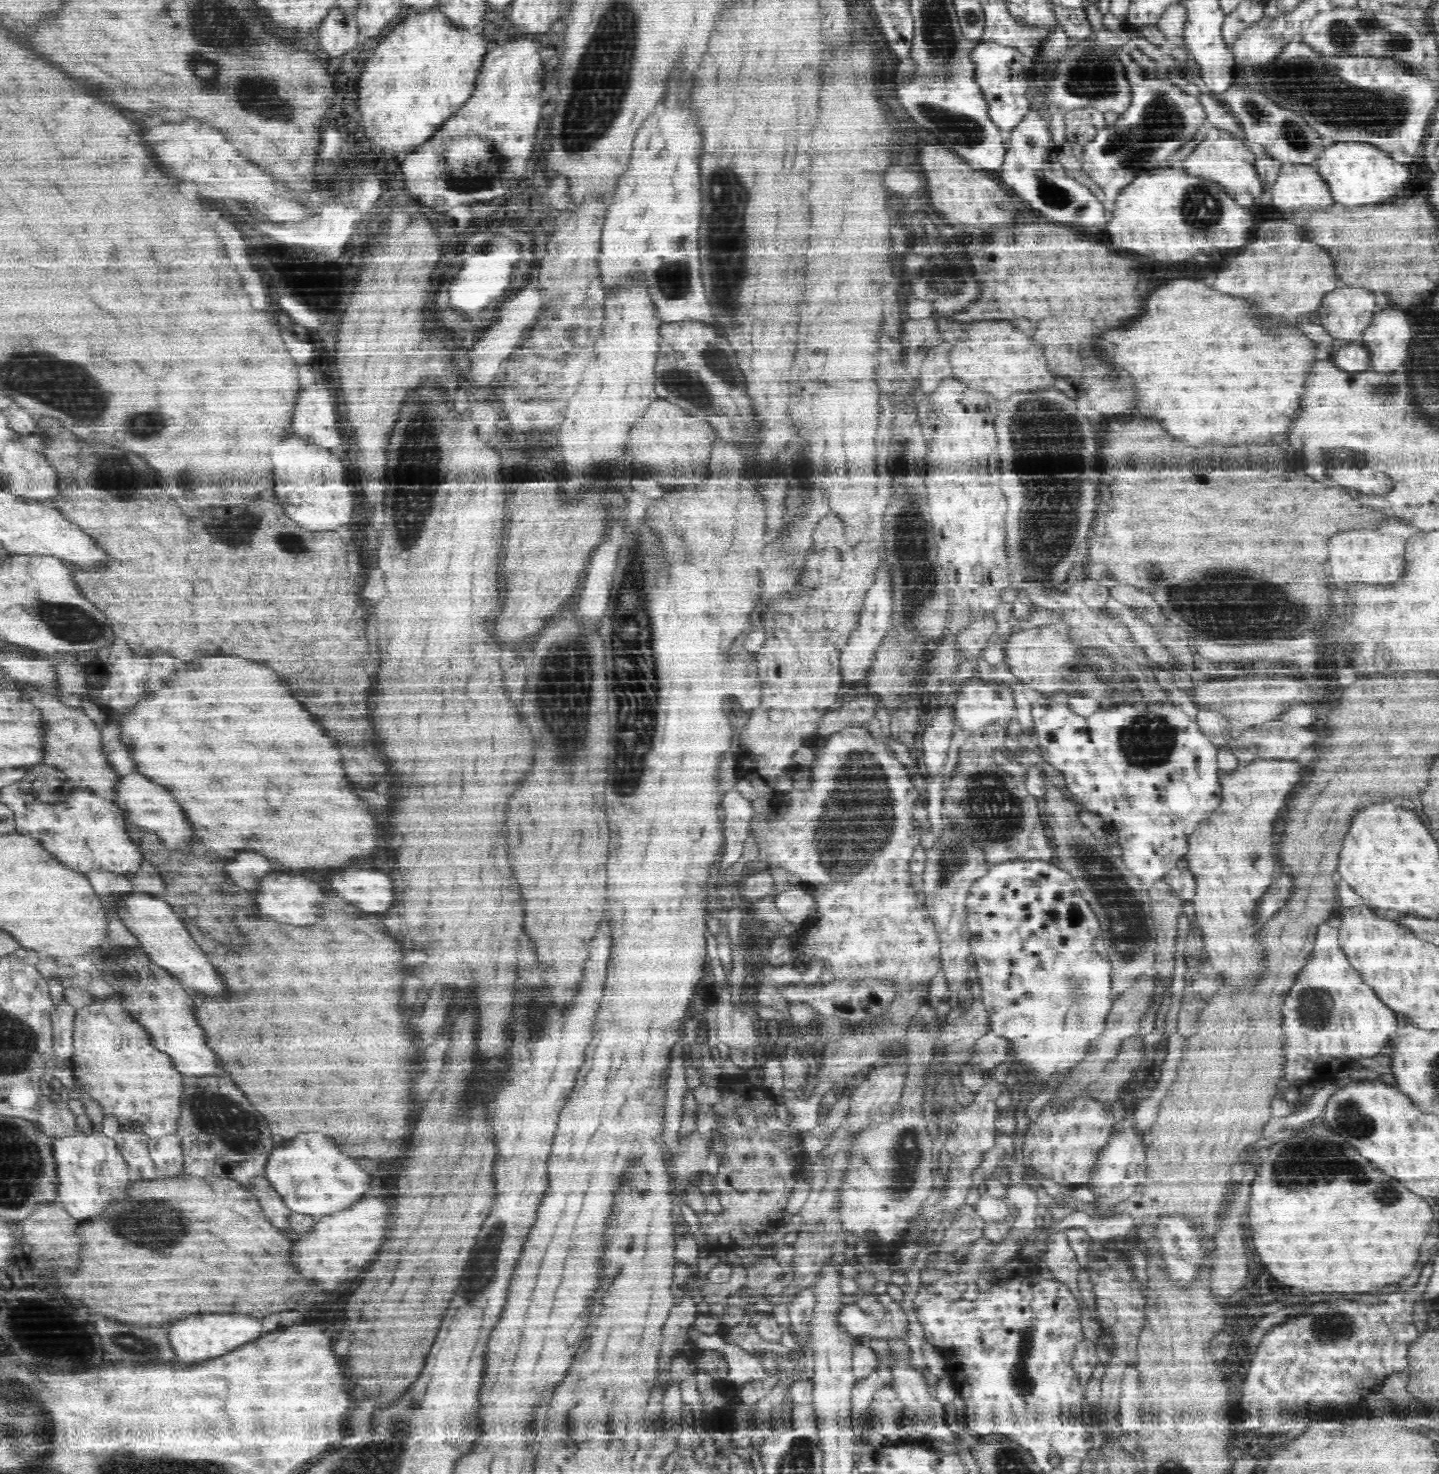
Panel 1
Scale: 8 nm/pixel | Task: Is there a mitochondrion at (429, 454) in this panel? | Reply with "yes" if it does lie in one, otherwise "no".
yes

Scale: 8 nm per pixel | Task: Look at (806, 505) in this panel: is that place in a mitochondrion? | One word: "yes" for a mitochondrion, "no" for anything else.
yes

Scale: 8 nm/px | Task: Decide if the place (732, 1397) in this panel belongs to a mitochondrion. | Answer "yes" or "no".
no

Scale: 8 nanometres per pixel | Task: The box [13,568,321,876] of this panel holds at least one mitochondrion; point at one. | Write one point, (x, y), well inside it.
(72, 623)

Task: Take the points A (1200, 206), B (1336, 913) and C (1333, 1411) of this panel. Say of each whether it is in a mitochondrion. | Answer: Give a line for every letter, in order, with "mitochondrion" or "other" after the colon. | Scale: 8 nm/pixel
A: mitochondrion
B: other
C: mitochondrion

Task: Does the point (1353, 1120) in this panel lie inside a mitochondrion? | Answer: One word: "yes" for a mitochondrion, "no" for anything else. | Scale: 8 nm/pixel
yes

